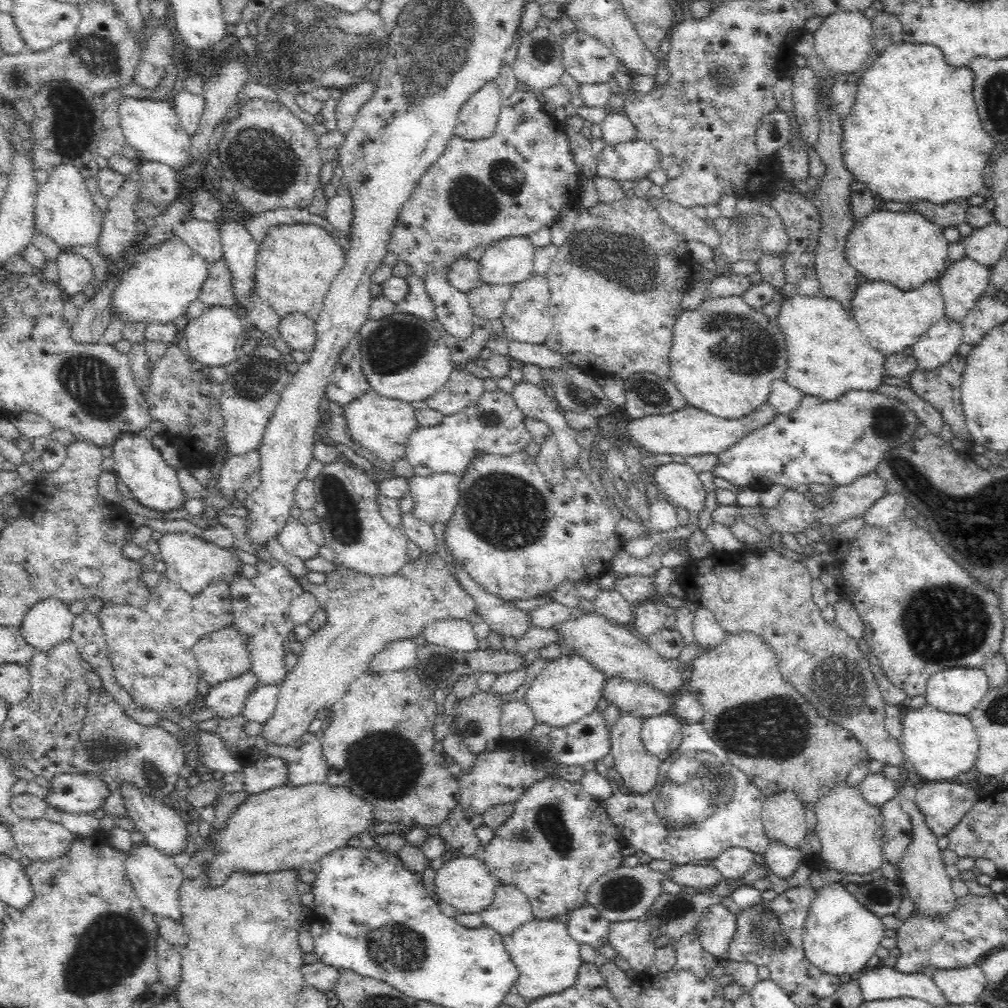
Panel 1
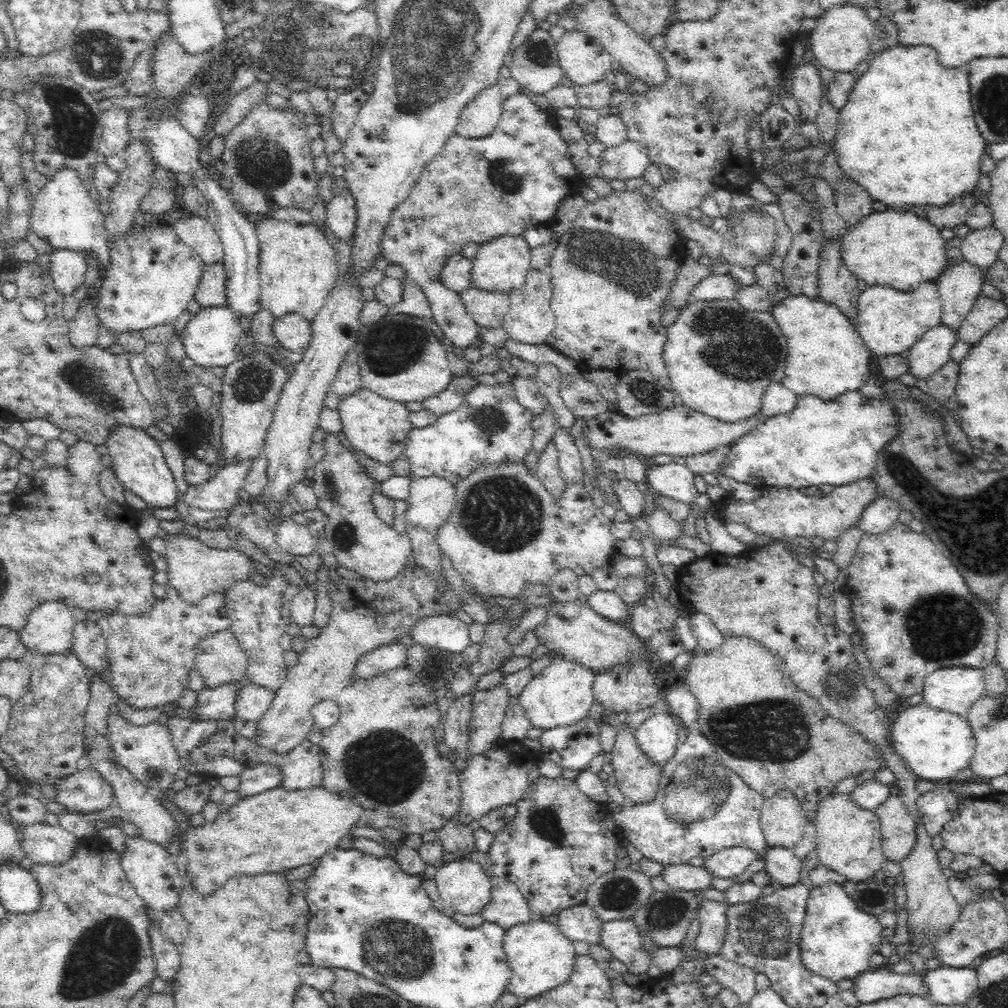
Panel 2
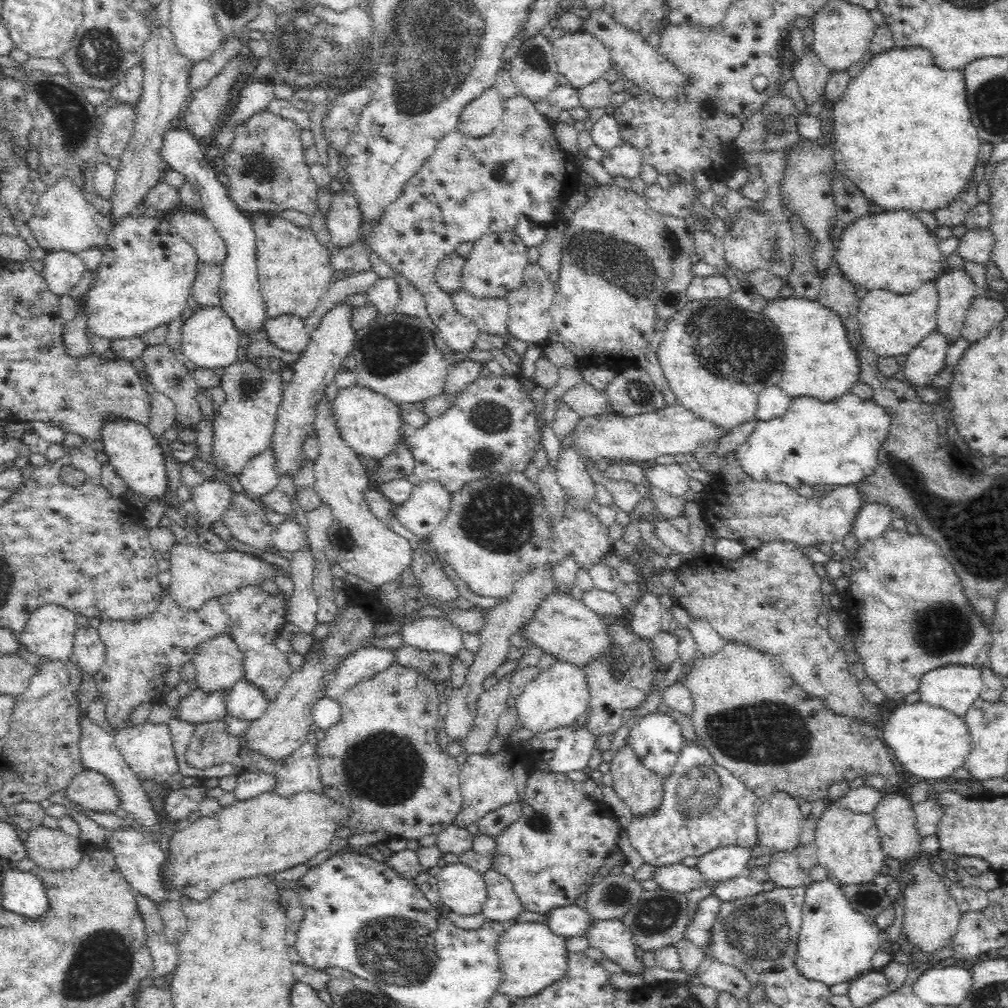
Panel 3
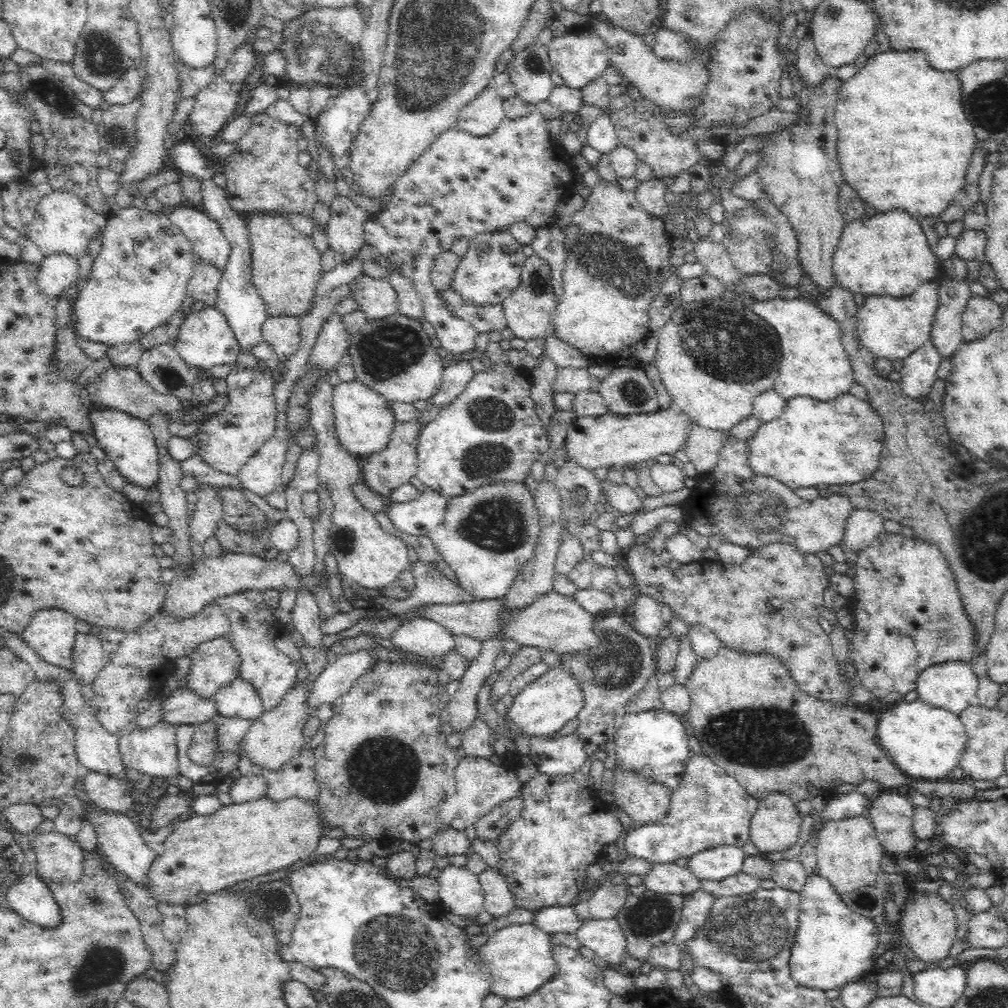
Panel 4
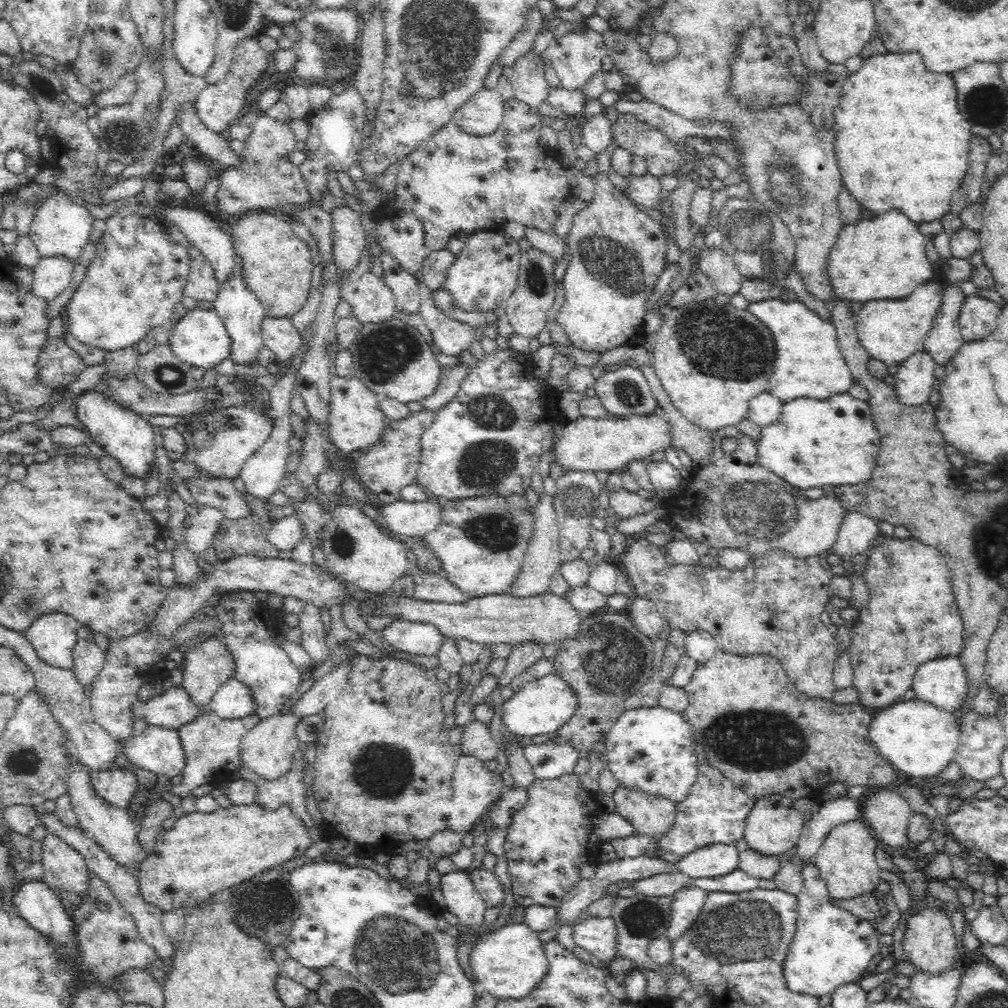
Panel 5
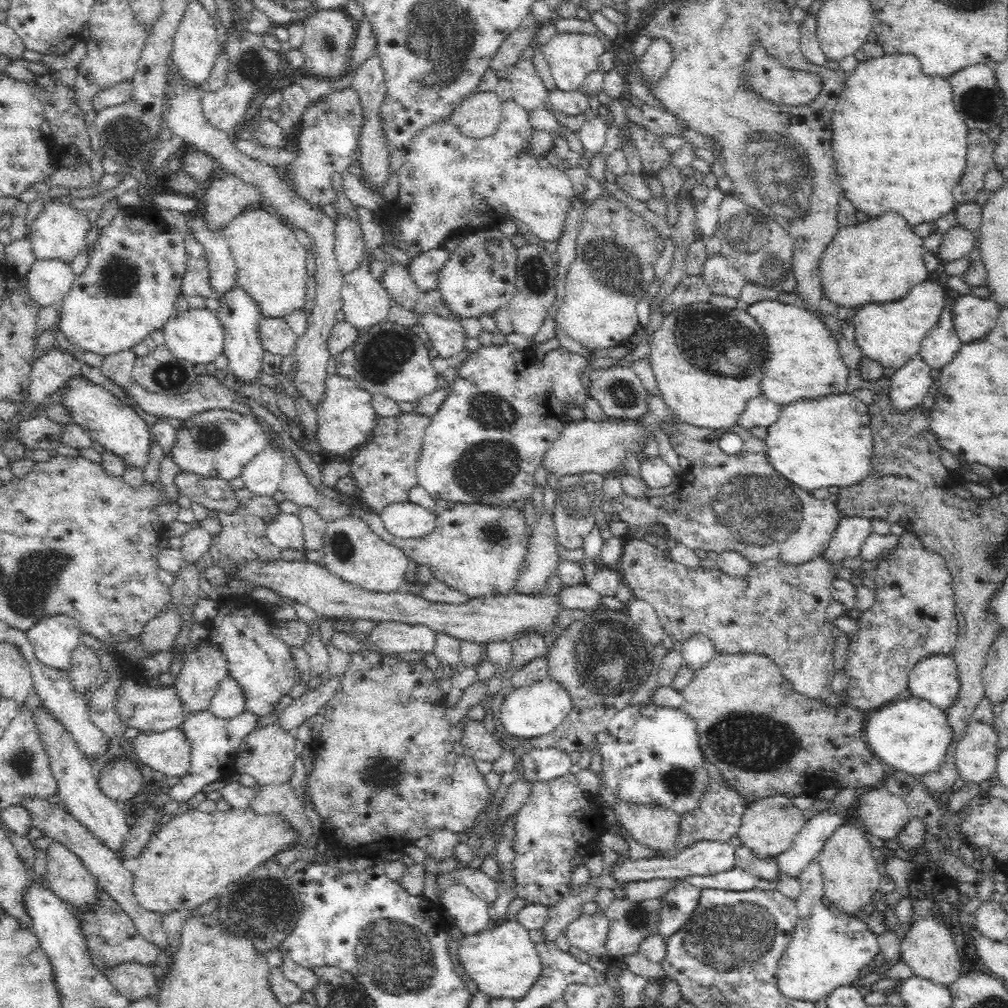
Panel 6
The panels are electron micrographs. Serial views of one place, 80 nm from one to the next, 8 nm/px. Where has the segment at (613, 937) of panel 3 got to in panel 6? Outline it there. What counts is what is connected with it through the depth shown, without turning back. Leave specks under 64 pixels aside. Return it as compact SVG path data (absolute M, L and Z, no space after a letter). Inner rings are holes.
M602 914L581 915L575 919L563 932L570 942L586 952L589 957L596 957L611 962L608 954L608 937L610 920Z

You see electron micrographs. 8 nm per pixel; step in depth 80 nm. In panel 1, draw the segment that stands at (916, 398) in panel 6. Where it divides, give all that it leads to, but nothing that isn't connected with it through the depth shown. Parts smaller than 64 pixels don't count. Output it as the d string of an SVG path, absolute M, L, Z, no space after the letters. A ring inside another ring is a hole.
M944 315L912 346L919 368L934 370L950 361L962 341L961 322Z

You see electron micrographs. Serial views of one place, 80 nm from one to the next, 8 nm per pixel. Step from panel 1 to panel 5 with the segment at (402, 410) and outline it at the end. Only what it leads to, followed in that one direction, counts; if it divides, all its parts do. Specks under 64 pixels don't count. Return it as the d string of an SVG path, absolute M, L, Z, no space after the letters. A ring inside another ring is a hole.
M338 376L332 377L330 382L330 435L334 445L341 451L342 455L356 450L368 450L375 445L378 445L385 436L384 428L388 426L386 415L378 405L377 394L374 394L366 385L355 377L341 378Z

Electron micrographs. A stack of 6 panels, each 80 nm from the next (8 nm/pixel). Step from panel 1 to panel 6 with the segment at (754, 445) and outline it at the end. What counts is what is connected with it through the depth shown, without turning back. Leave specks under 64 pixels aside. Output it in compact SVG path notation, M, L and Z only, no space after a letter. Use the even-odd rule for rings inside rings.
M853 394L794 401L781 407L778 420L767 427L766 460L787 481L808 492L817 488L854 486L870 474L874 453L869 407Z

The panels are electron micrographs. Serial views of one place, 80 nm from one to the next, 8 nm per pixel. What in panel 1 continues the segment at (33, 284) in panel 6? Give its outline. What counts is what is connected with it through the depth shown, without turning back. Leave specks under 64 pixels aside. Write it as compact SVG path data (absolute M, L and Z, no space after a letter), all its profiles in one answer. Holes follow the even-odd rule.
M64 250L56 260L60 286L66 296L80 294L94 282L94 268L84 256Z

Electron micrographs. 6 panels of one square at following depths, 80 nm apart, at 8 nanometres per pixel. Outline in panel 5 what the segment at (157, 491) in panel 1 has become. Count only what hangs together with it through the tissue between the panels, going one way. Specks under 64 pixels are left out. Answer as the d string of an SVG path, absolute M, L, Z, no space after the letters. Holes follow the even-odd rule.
M86 390L77 396L74 405L77 410L75 416L90 434L90 441L99 444L104 453L110 455L123 470L125 476L148 480L154 472L155 441L152 425L146 418L140 417L111 400L99 396L93 390Z

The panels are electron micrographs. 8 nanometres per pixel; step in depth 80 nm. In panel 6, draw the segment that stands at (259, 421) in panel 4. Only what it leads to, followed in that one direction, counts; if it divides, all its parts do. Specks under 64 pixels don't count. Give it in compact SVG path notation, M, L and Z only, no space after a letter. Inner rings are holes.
M230 409L196 414L183 421L176 434L178 445L173 449L172 460L180 470L227 481L241 476L244 465L260 454L268 442L268 429L258 415Z

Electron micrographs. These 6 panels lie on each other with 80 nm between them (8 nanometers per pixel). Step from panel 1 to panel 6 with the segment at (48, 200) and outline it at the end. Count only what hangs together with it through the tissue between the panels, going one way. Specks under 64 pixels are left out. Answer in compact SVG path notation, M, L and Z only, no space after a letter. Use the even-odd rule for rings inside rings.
M48 201L34 222L30 224L30 240L34 257L40 260L60 259L66 263L73 262L86 245L86 234L94 226L93 216L78 210L70 203Z

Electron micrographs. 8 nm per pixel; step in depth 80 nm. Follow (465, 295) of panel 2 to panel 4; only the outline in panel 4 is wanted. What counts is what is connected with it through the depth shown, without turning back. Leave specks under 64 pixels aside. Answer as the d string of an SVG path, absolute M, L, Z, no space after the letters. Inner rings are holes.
M453 288L444 290L442 296L450 312L457 318L470 322L478 334L489 332L501 333L504 328L507 328L507 319L502 303L477 306L467 302Z

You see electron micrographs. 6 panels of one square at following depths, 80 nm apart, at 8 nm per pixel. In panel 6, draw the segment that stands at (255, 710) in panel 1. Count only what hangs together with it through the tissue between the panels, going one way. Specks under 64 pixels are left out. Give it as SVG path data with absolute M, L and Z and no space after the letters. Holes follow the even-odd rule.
M230 676L224 678L212 697L208 709L219 719L230 720L240 716L246 711L246 697L240 683Z

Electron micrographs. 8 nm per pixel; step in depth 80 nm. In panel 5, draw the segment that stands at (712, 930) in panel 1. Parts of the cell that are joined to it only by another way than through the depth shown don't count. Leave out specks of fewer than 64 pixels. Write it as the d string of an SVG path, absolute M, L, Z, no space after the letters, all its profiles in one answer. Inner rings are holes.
M693 885L690 888L682 888L672 897L674 897L673 920L668 934L666 934L666 938L670 939L671 943L684 936L686 931L690 931L690 928L693 928L701 918L704 904L708 900L708 893Z

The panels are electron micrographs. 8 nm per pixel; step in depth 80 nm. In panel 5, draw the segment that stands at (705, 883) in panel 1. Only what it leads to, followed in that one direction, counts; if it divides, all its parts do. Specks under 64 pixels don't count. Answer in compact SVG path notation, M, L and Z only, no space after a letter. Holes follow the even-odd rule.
M662 871L633 882L635 893L650 896L675 896L682 888L690 888L694 879L680 871Z

